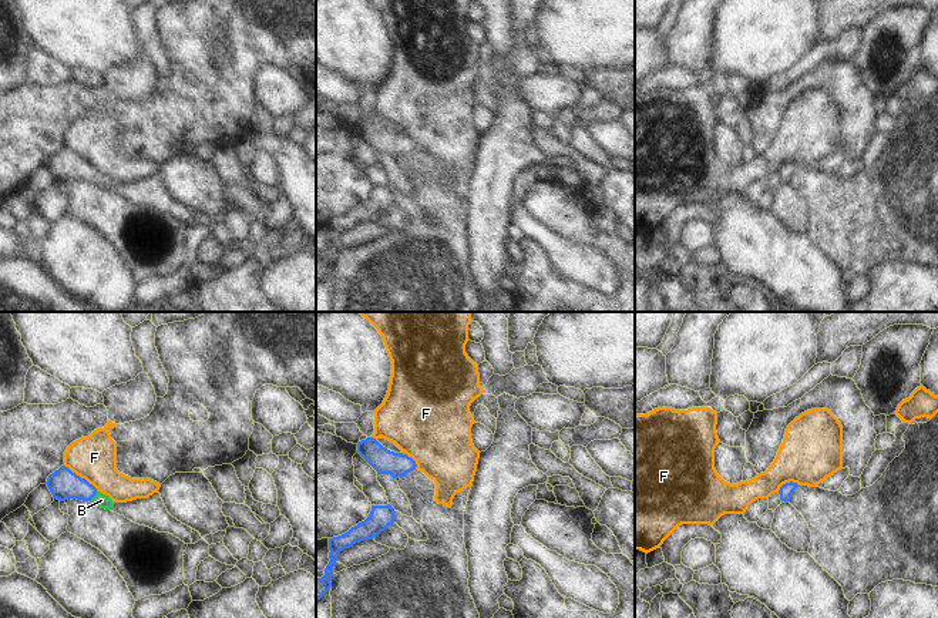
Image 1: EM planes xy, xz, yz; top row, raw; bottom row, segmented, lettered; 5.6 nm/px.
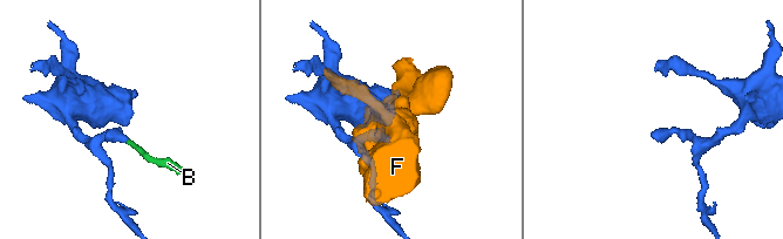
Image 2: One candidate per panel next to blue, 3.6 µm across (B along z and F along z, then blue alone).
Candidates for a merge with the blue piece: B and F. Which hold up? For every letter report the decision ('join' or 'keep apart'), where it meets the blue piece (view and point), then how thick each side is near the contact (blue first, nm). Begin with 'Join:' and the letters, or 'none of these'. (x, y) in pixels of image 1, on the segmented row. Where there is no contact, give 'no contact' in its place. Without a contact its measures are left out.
Join: B
B: join | xy (93, 496) | 170/80 nm
F: keep apart | xy (80, 477) | 170/260 nm

